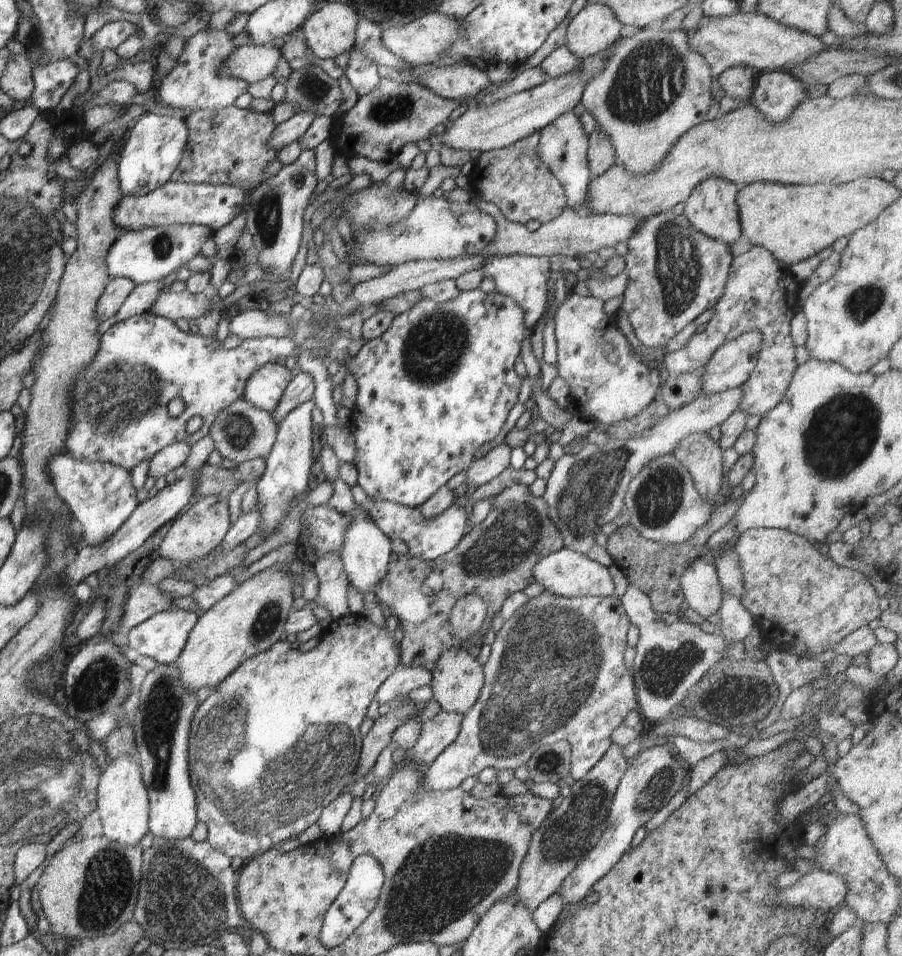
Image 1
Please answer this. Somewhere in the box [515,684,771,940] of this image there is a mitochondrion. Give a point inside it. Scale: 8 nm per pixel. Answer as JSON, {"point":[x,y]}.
{"point":[573,828]}

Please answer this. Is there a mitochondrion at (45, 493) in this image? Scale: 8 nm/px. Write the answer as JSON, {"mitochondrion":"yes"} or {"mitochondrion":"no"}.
{"mitochondrion":"no"}

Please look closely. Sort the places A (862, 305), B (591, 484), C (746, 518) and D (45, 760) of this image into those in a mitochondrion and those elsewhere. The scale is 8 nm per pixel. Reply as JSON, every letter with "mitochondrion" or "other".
{"A":"mitochondrion","B":"mitochondrion","C":"other","D":"mitochondrion"}

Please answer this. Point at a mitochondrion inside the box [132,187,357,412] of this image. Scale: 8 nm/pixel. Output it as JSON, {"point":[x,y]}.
{"point":[161,245]}

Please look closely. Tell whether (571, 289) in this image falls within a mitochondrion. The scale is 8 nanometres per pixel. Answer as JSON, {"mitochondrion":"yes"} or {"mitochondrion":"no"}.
{"mitochondrion":"no"}

